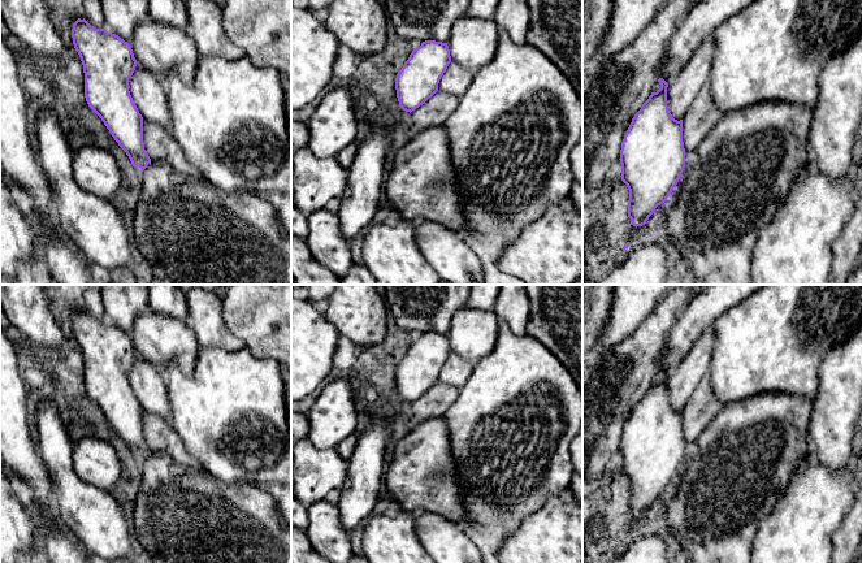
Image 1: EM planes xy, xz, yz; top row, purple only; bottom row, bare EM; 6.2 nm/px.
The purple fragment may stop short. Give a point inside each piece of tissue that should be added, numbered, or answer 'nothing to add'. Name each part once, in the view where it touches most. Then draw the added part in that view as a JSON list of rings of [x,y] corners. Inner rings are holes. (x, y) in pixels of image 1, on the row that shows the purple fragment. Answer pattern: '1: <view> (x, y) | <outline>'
nothing to add

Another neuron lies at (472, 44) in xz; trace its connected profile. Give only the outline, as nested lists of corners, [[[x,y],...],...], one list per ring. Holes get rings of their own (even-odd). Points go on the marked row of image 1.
[[[468,14],[454,22],[447,43],[451,61],[473,73],[490,62],[498,46],[498,26]]]

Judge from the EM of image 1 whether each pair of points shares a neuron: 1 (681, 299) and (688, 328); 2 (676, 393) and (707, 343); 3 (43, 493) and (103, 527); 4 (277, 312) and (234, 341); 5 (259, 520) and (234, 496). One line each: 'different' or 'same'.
1: different
2: same
3: different
4: different
5: same

